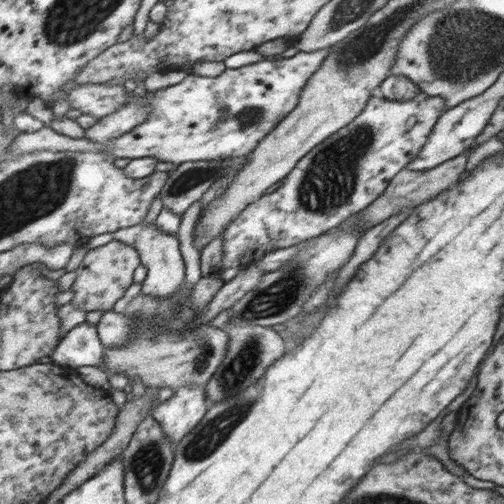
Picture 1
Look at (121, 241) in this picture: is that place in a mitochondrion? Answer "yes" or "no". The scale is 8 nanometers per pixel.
no

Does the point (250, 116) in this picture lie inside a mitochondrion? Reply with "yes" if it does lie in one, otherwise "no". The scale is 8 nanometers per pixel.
yes

